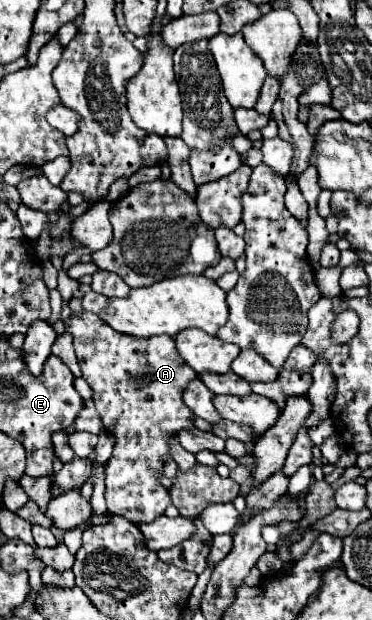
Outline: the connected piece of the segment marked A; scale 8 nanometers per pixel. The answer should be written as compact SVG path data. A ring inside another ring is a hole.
M83 312L81 316L69 316L65 320L65 330L73 334L73 346L83 372L83 378L93 390L95 408L103 420L105 430L115 438L115 448L105 464L105 498L107 508L113 514L125 516L135 524L149 524L165 514L171 504L169 490L159 484L163 476L165 458L171 458L169 440L177 436L179 430L195 428L195 414L183 402L183 390L197 376L191 366L177 354L175 340L171 336L153 338L133 338L129 334L115 332L97 314Z

